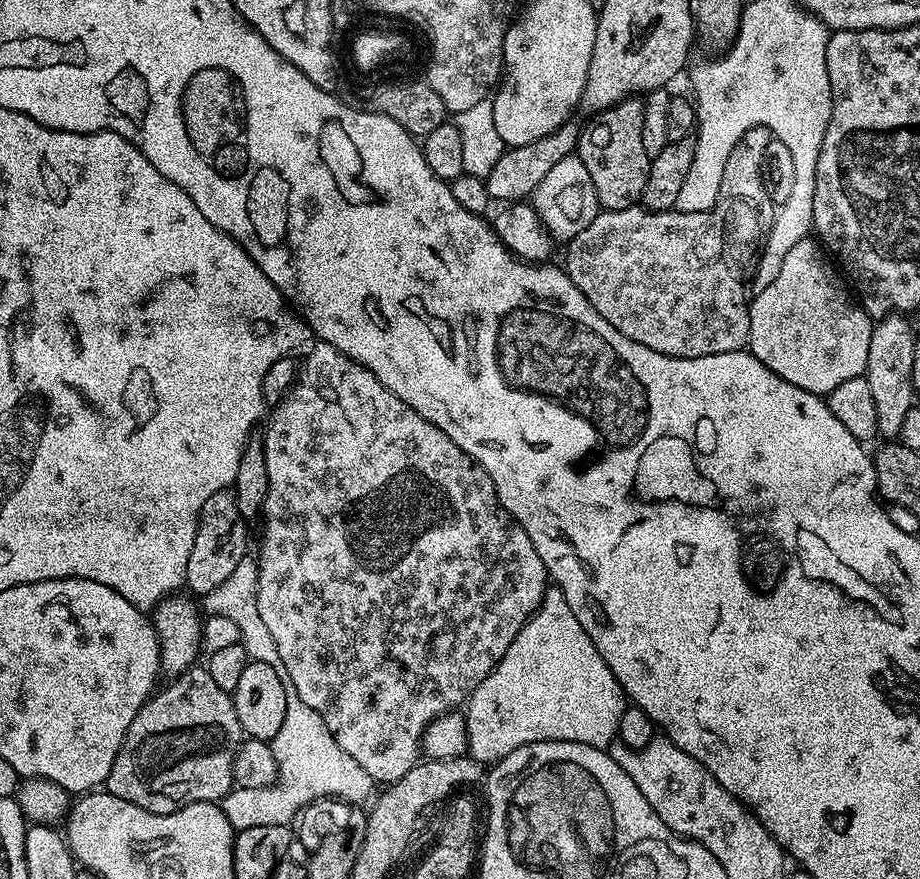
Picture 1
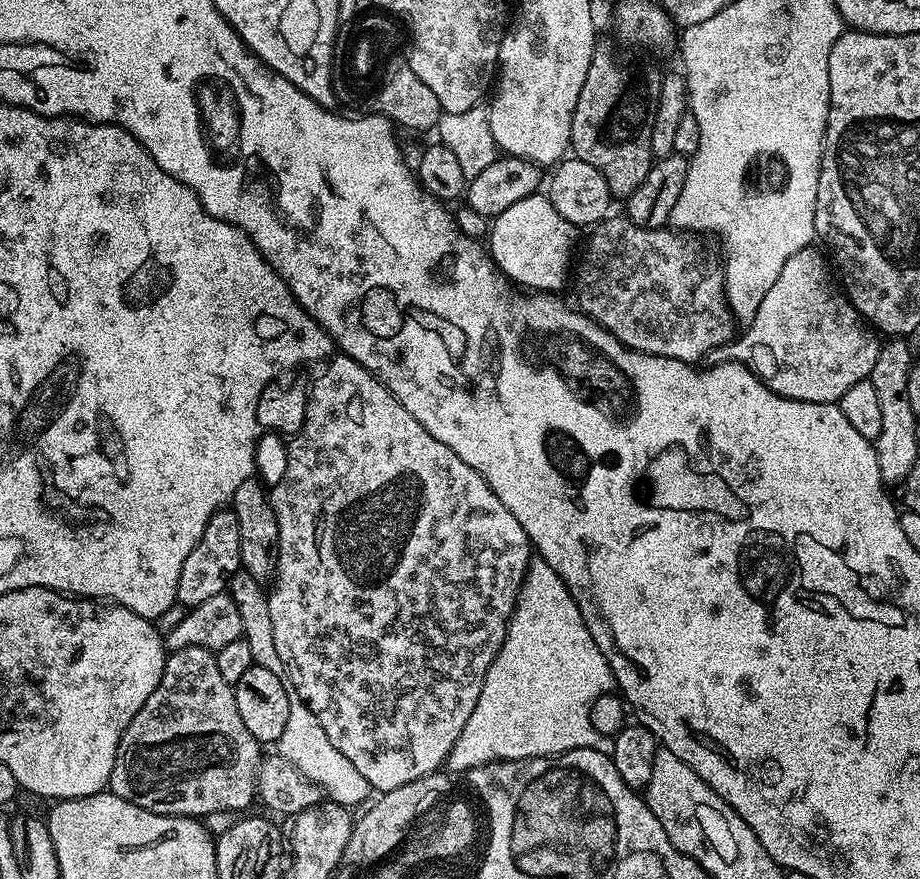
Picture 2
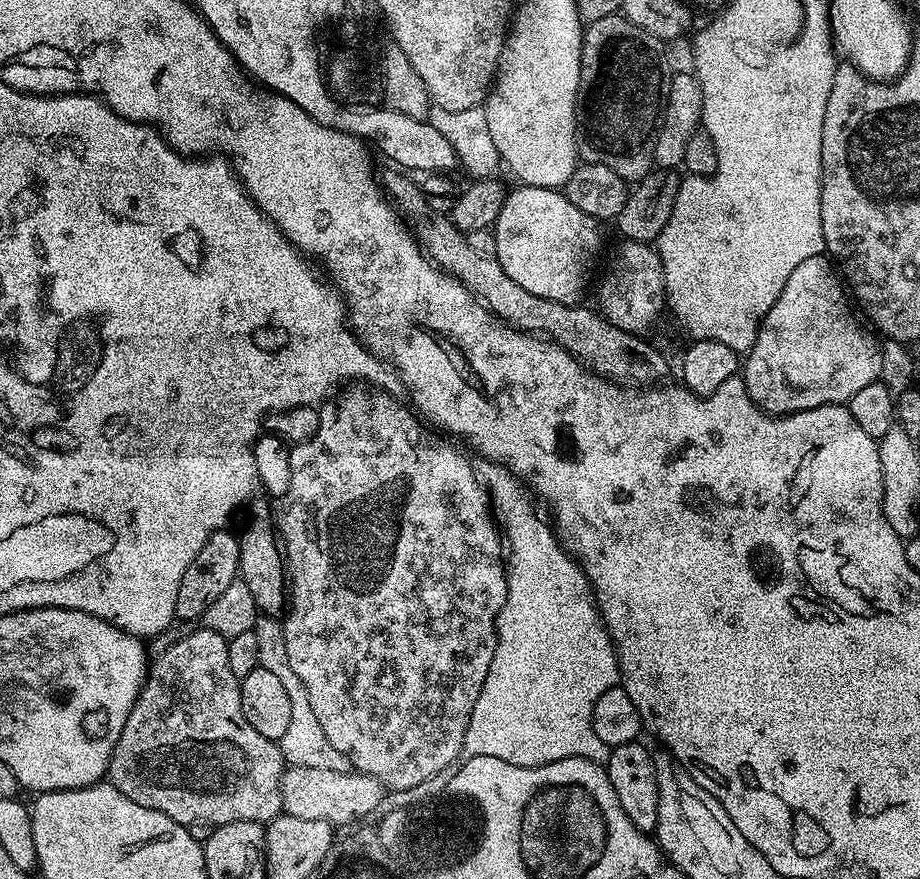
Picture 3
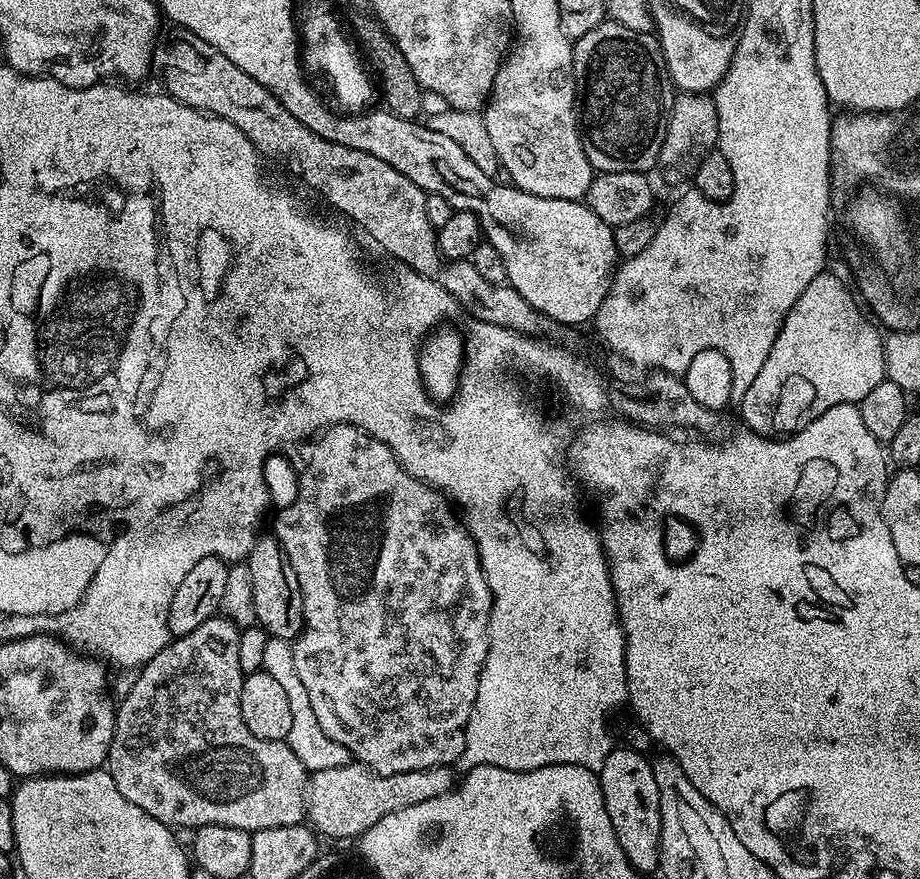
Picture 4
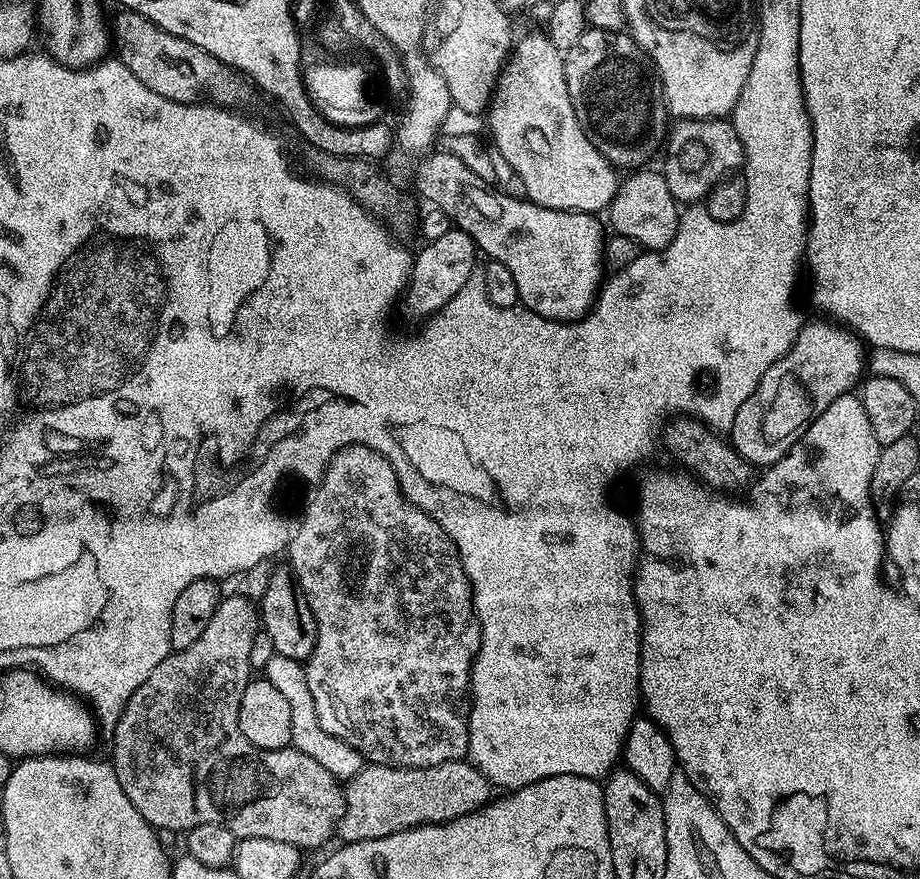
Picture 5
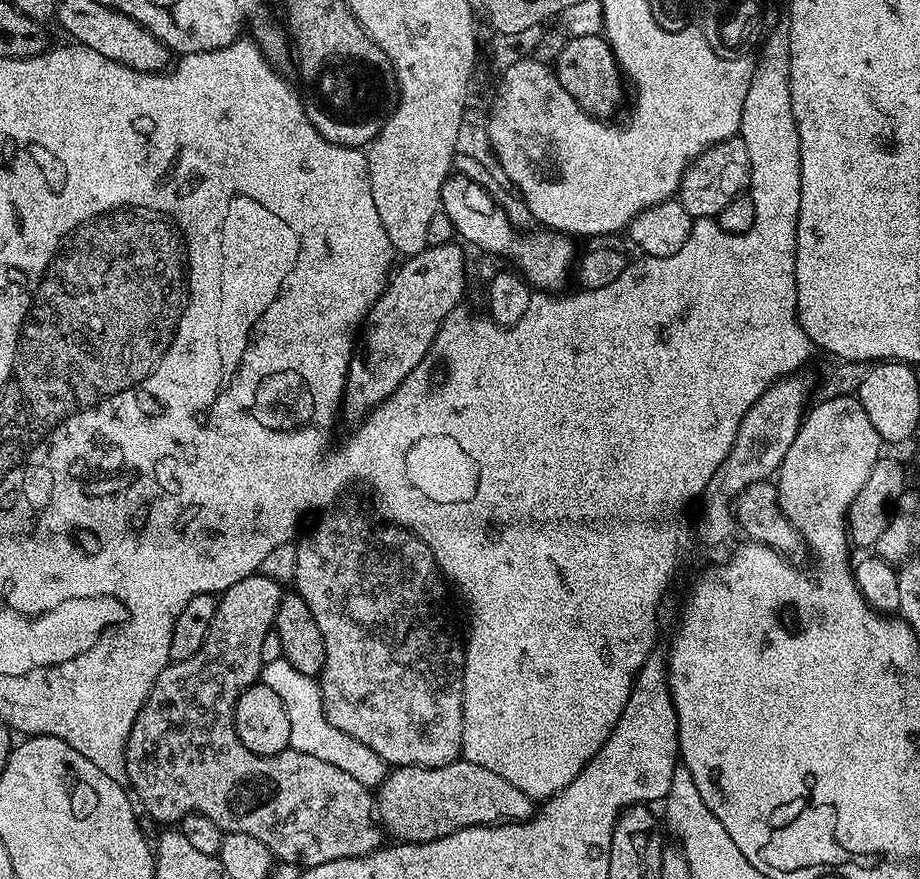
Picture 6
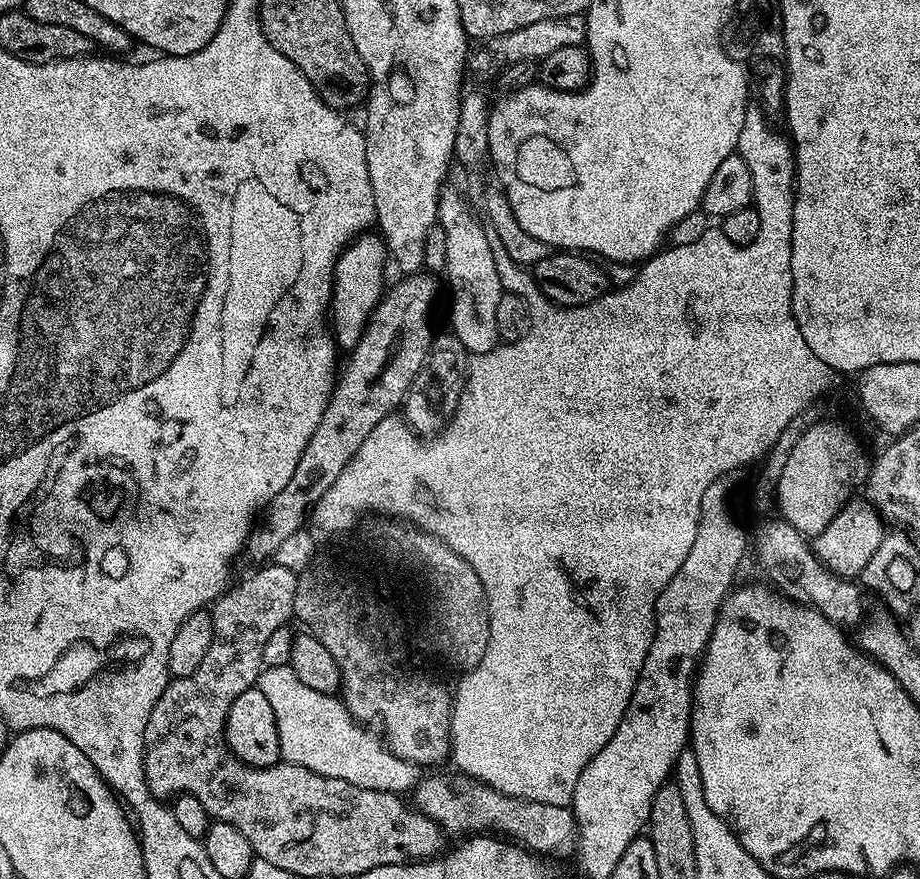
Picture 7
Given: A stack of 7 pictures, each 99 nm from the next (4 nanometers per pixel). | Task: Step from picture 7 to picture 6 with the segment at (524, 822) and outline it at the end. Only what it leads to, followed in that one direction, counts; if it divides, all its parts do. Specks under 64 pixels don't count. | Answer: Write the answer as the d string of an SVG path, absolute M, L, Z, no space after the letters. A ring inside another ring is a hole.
M463 758L437 768L393 767L385 775L378 789L378 820L383 831L389 837L406 844L421 844L438 838L446 838L446 834L454 834L470 826L523 822L530 819L532 815L534 815L534 801L526 794L522 794L518 786L510 786L506 778L493 774L491 770L485 770L483 766L474 766L474 762Z

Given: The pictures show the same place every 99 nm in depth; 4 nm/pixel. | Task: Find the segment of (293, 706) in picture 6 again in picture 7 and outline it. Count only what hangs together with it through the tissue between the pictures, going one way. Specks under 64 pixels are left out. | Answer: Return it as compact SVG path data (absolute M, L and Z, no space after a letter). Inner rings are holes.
M288 666L264 668L258 686L262 694L266 694L270 706L274 706L274 722L278 722L278 742L283 763L306 766L306 770L314 770L314 774L338 778L363 788L379 788L397 794L411 793L415 789L422 776L421 769L395 756L371 727L358 724L346 710L343 699L335 695L318 694L318 690L310 690L310 686L303 684L298 679L298 674L294 674L294 670Z

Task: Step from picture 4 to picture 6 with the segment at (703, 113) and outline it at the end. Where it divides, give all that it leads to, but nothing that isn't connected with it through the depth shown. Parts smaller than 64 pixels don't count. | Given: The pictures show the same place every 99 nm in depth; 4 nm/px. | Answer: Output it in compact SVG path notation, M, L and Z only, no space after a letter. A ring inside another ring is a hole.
M731 136L697 156L680 183L678 199L693 218L715 218L734 198L745 195L752 183L752 150L747 139Z

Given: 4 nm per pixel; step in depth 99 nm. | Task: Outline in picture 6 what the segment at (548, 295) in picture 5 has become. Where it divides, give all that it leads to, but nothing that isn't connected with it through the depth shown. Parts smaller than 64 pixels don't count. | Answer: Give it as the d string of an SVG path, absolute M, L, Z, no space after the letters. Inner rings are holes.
M459 174L449 175L442 186L440 207L450 218L456 236L461 241L469 240L476 248L489 252L492 256L505 256L513 260L515 271L532 286L533 289L559 293L560 288L567 280L574 268L578 251L574 245L573 237L553 230L536 230L532 233L522 231L511 224L503 209L497 207L490 194L482 186L476 185L470 178Z

